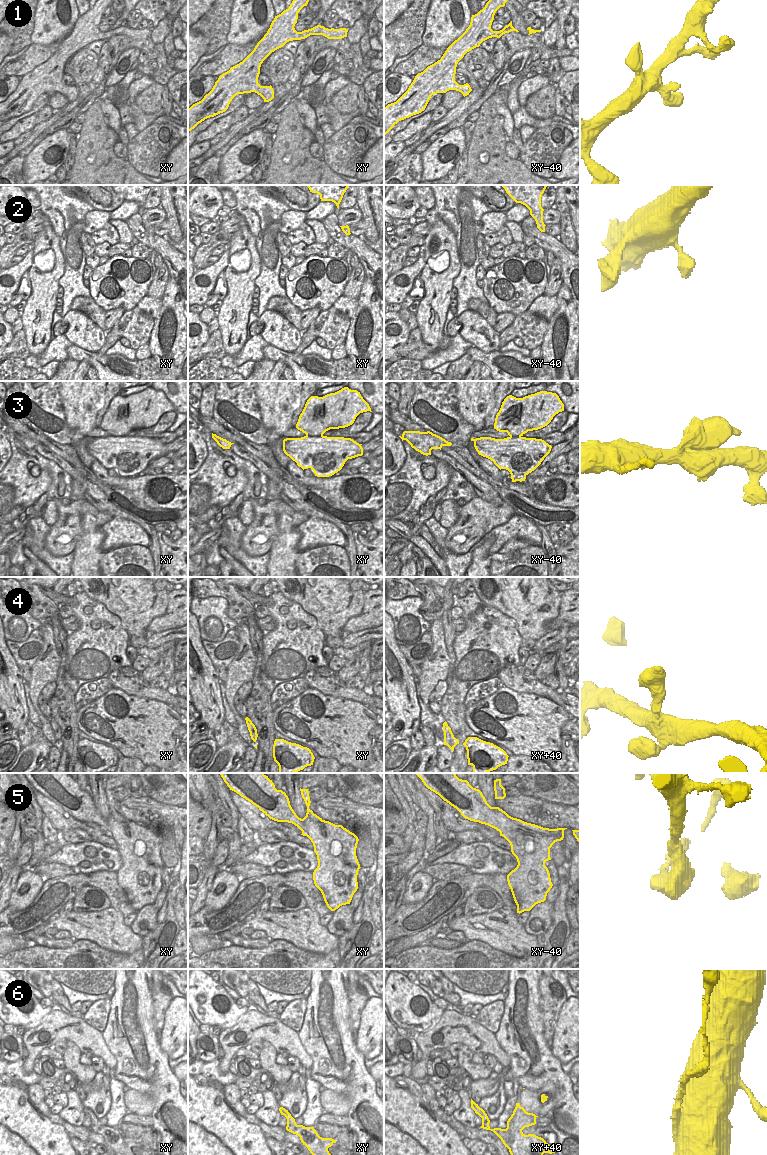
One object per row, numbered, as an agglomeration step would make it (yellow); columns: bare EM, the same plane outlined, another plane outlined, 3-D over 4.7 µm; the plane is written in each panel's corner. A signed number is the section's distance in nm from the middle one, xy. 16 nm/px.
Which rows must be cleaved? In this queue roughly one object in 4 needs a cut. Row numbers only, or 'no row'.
5, 6.

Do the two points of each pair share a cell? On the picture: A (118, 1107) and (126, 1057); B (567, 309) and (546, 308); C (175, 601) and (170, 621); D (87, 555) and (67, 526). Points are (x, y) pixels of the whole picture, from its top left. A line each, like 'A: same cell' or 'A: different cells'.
A: different cells
B: different cells
C: same cell
D: different cells

